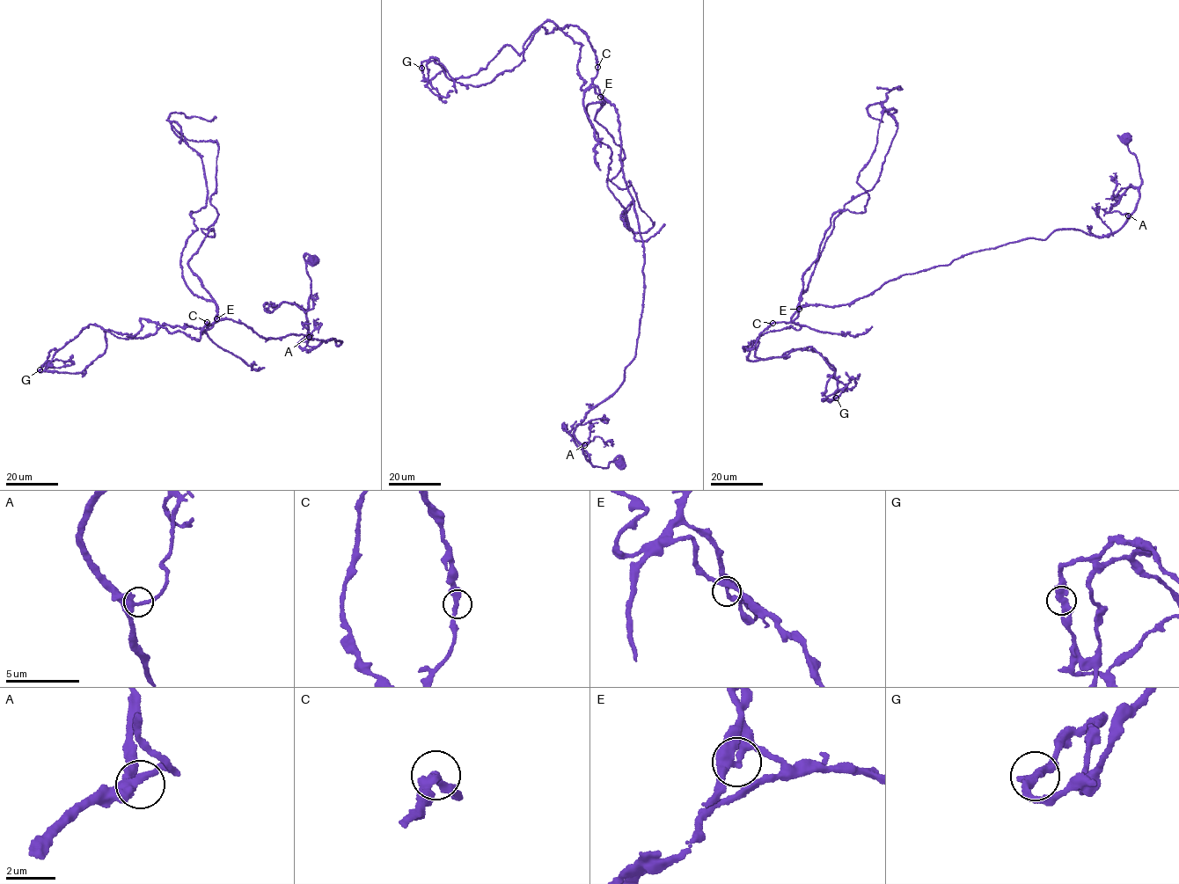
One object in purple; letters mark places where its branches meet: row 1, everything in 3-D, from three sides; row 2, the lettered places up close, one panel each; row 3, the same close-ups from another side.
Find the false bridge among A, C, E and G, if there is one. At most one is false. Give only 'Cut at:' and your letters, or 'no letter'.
Cut at: E

